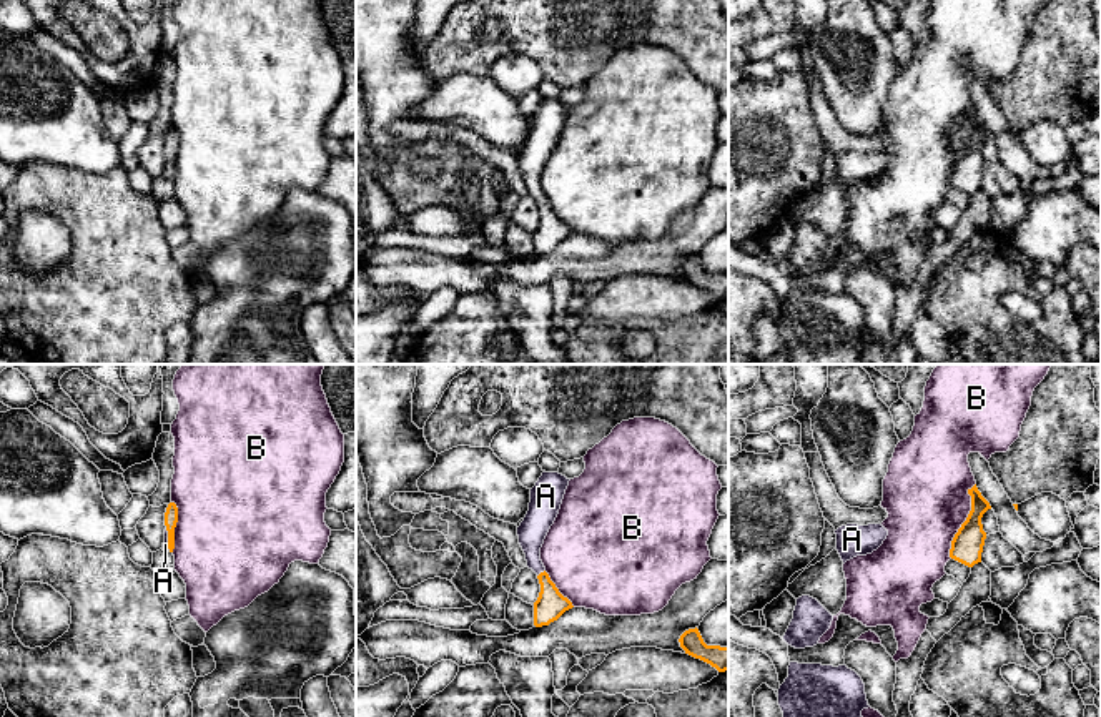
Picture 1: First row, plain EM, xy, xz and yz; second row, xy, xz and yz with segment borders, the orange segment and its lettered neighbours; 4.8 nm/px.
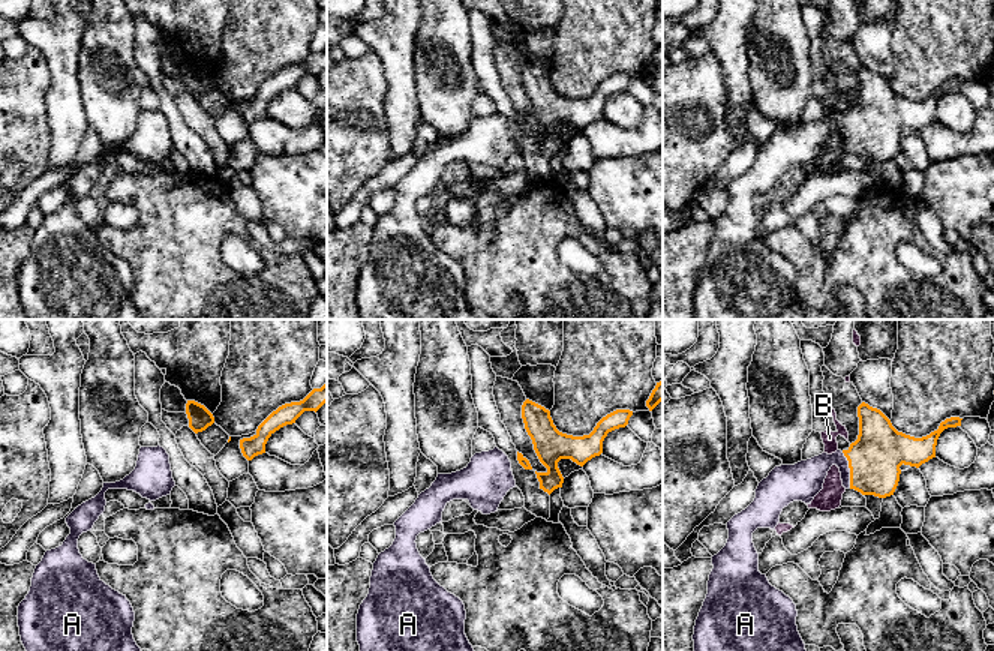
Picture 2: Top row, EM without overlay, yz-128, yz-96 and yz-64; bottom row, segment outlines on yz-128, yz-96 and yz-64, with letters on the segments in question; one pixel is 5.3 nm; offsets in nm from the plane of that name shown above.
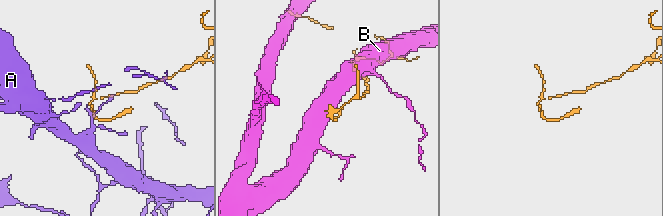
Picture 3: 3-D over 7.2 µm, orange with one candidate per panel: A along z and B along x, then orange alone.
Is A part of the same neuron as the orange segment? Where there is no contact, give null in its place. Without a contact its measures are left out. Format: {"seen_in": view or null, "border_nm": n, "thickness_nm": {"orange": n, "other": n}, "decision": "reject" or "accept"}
{"seen_in": "xz", "border_nm": 50, "thickness_nm": {"orange": 150, "other": 140}, "decision": "accept"}

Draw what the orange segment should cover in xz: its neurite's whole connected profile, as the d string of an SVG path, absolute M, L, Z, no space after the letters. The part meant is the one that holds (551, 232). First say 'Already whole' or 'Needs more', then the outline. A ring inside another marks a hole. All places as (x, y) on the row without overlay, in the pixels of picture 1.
Needs more. M544 98L531 116L529 138L517 155L519 171L526 181L527 195L537 201L541 211L539 225L534 230L536 255L549 253L574 235L550 208L541 188L541 175L559 141L569 108L559 100Z

